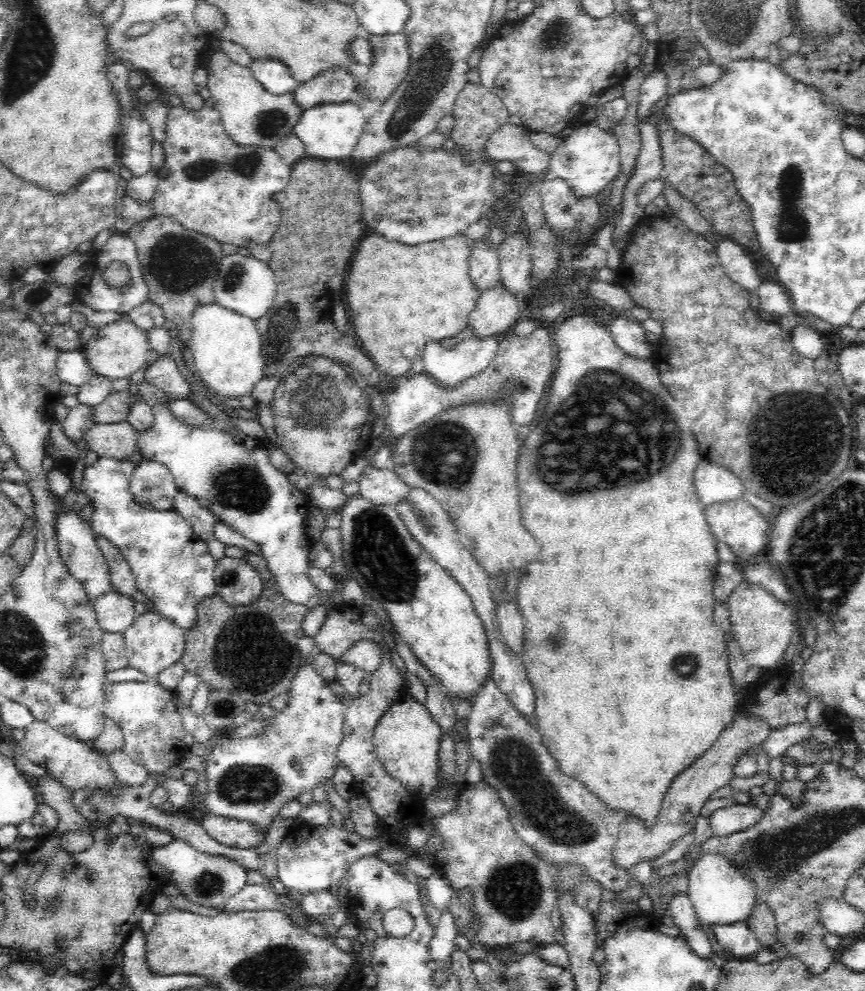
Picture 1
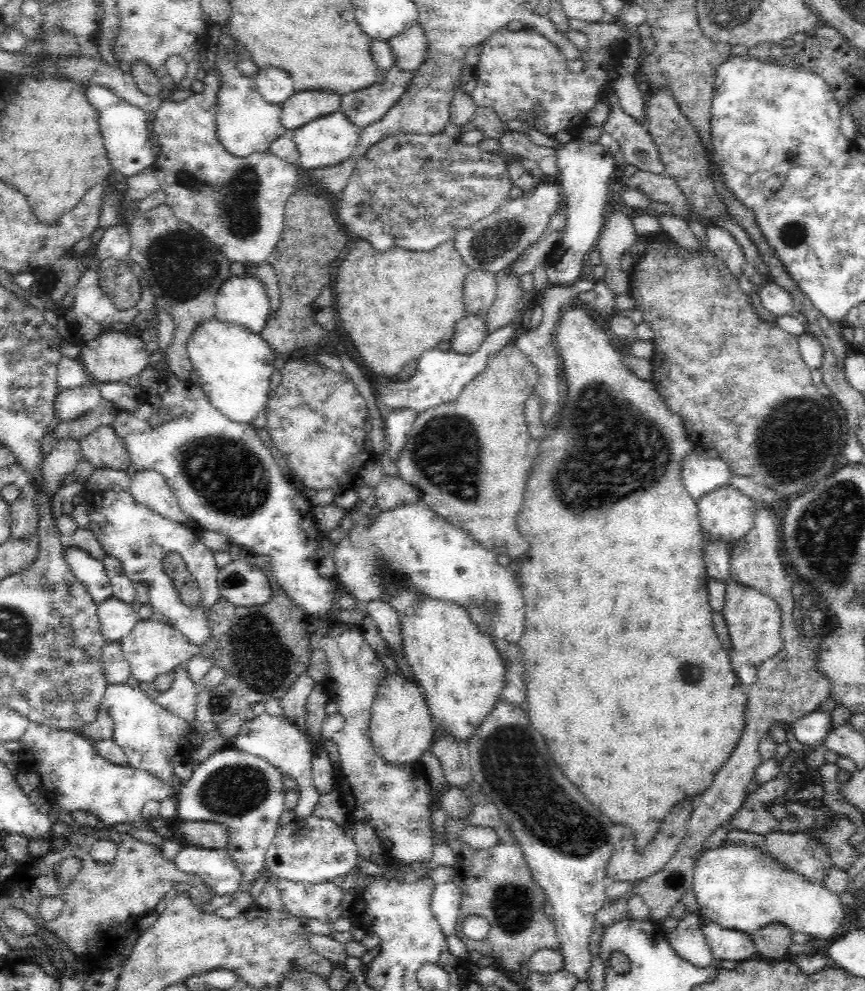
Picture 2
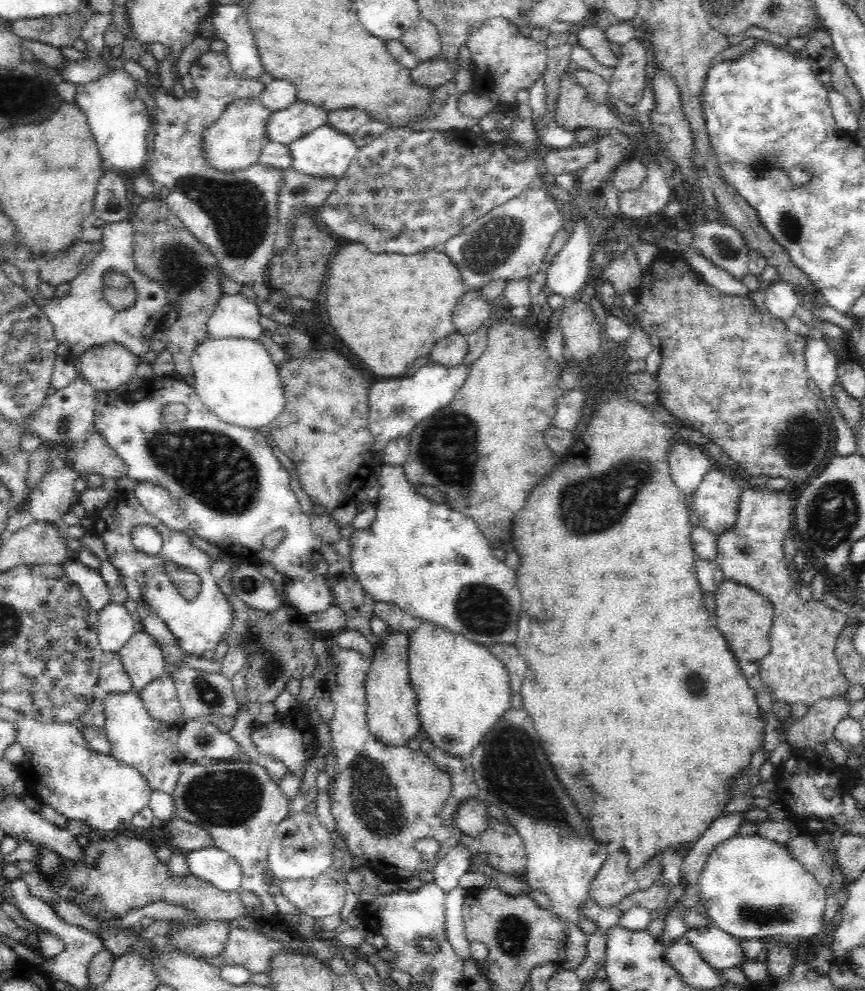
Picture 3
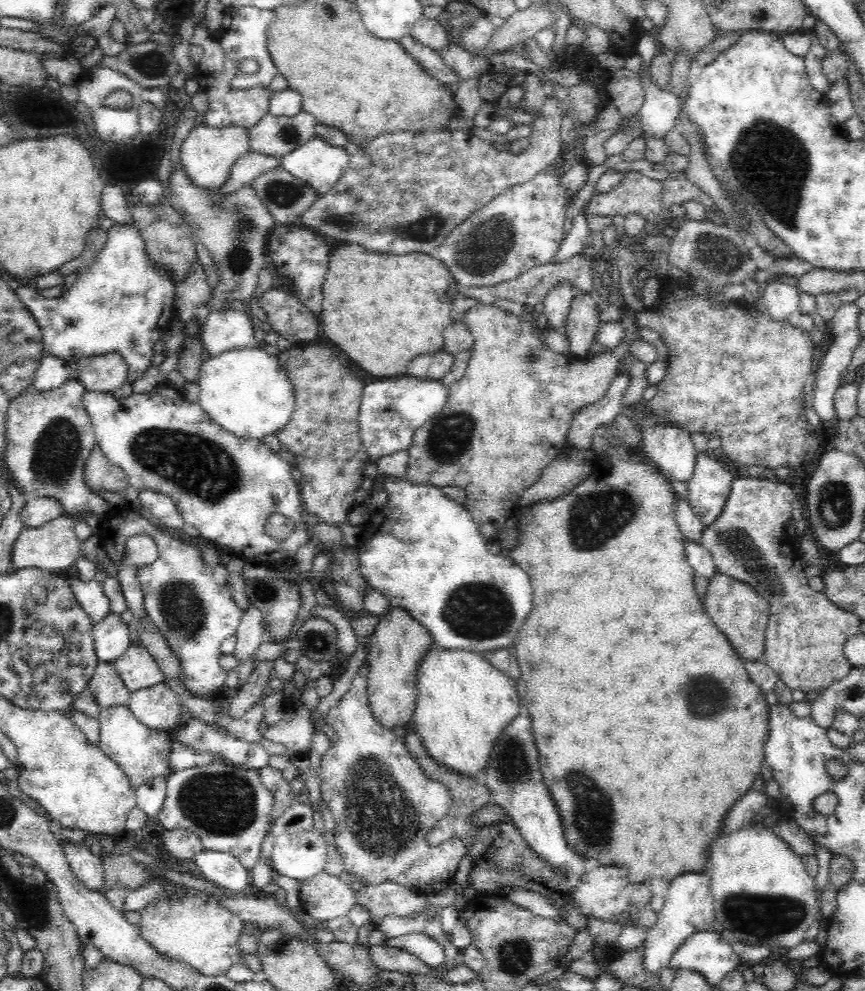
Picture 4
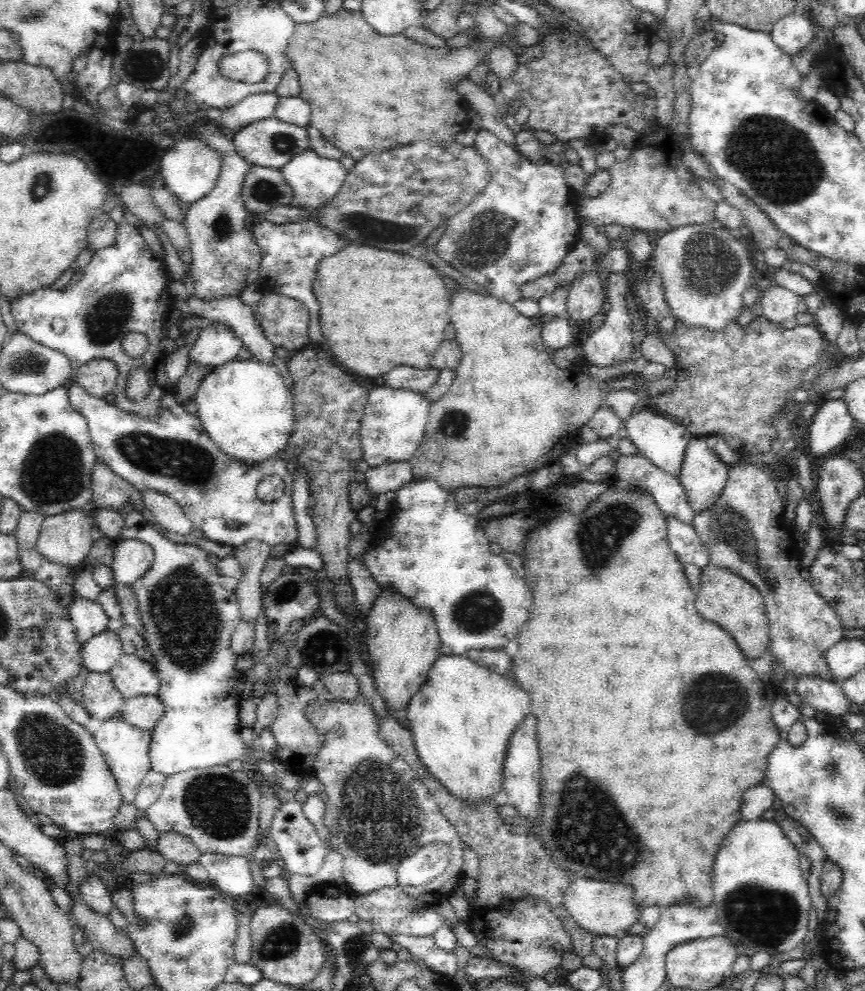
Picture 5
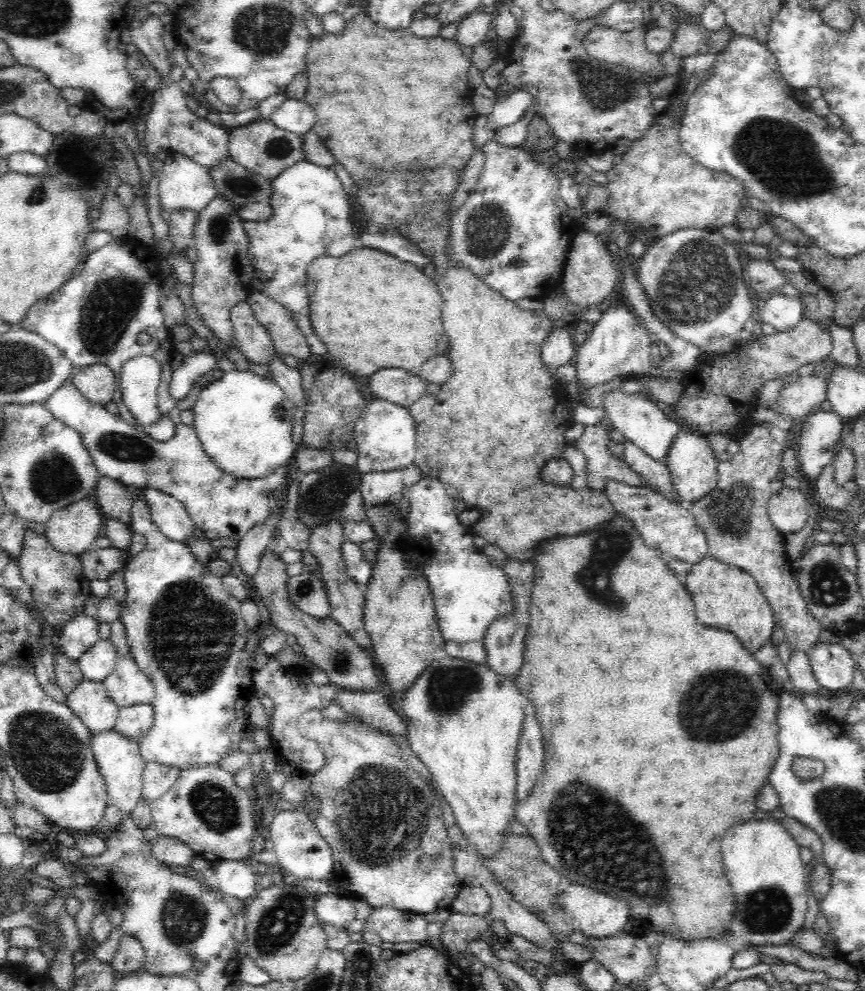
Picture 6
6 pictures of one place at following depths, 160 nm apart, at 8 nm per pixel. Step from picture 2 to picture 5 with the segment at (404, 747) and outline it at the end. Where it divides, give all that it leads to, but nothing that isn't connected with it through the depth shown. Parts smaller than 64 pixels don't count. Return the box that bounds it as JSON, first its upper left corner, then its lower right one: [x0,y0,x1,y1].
[366,587,440,712]

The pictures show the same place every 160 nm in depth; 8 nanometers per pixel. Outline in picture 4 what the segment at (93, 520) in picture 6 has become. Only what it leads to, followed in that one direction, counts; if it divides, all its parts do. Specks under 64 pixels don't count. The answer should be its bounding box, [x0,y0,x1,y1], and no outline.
[10,517,81,570]

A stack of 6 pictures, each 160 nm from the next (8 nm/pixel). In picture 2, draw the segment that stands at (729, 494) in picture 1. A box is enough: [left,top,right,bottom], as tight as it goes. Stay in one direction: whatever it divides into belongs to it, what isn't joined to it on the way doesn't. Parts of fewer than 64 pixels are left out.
[682,451,732,501]

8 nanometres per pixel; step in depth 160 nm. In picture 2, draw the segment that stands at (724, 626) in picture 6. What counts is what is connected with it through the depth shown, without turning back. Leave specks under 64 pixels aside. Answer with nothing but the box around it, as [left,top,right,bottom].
[721,581,783,666]

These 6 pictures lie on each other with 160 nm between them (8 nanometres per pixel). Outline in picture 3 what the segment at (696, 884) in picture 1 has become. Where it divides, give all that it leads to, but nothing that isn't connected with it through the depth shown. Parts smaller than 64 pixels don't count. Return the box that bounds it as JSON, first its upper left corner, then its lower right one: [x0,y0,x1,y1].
[698,836,828,941]

